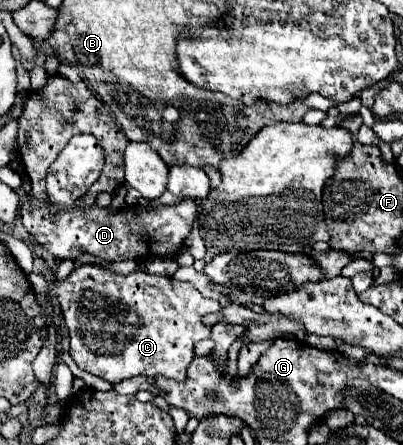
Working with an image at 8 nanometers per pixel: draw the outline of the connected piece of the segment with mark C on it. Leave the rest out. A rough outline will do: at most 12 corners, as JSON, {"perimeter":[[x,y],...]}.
{"perimeter":[[77,266],[59,300],[81,370],[183,380],[201,318],[191,282]]}

